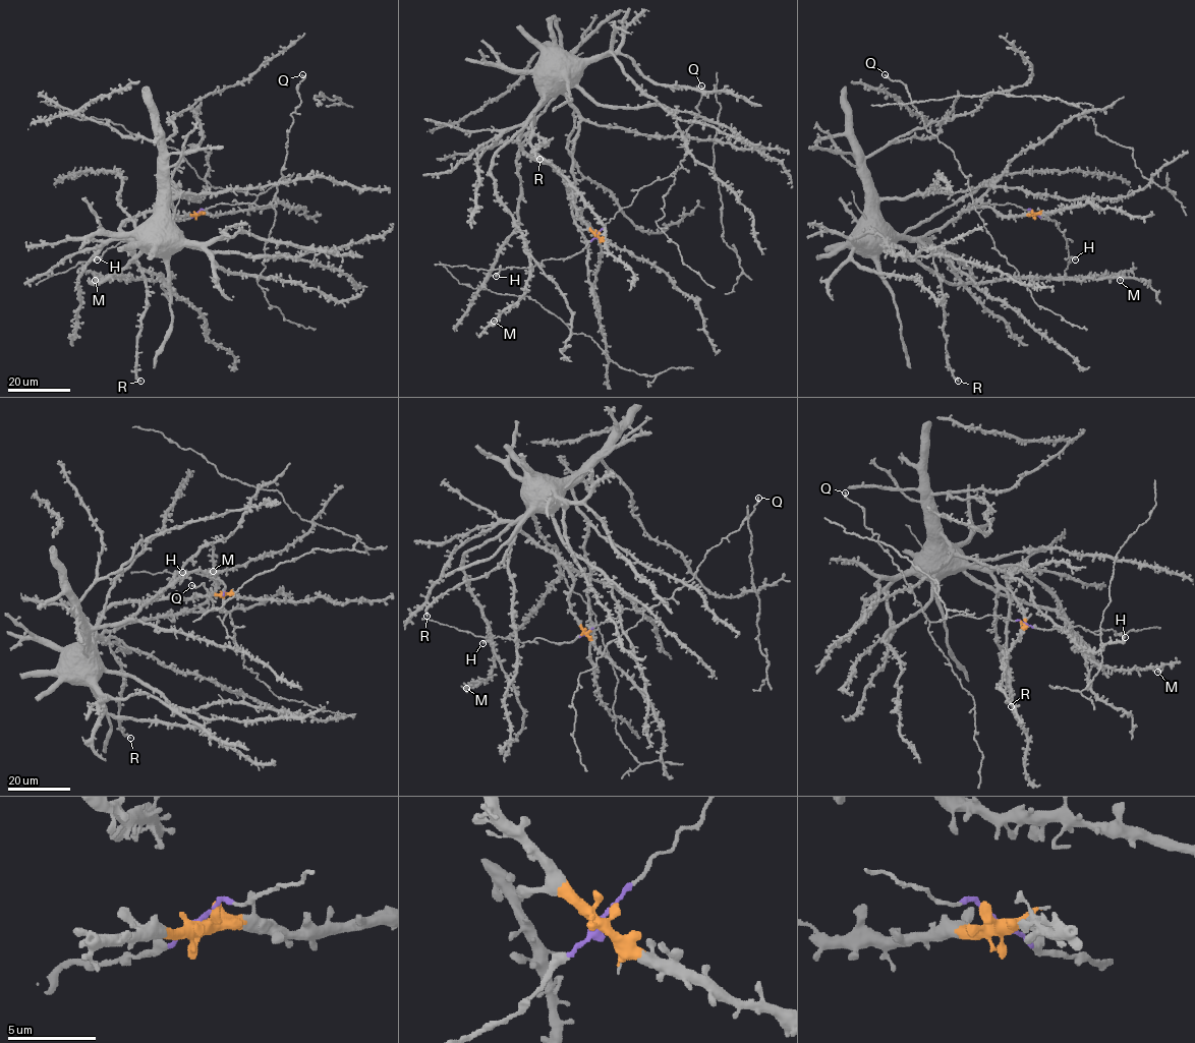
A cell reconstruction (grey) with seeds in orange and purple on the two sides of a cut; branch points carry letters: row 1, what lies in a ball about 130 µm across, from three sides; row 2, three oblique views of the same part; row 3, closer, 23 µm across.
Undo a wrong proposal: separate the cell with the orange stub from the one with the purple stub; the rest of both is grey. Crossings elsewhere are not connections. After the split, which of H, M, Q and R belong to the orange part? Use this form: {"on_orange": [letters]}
{"on_orange": ["M", "R"]}

